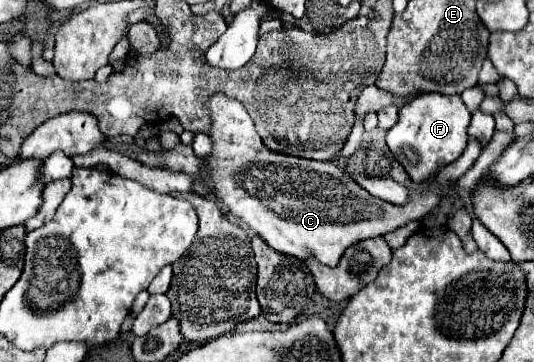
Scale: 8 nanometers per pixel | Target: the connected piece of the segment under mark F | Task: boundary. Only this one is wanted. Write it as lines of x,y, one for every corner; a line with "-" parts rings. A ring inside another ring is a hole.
420,93
400,109
398,123
386,135
386,145
392,151
392,155
396,157
396,161
406,169
410,179
414,183
424,183
430,177
434,177
438,173
438,169
442,169
444,165
450,165
452,161
456,161
464,153
464,149
468,145
468,133
466,133
468,123
470,123
470,111
466,109
460,95

